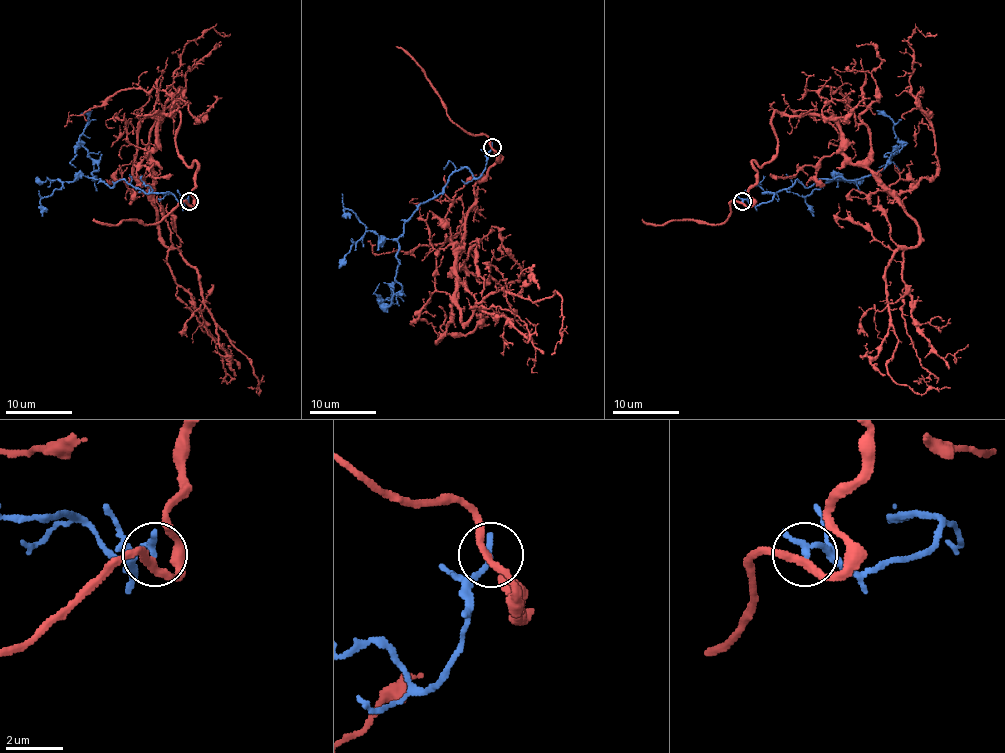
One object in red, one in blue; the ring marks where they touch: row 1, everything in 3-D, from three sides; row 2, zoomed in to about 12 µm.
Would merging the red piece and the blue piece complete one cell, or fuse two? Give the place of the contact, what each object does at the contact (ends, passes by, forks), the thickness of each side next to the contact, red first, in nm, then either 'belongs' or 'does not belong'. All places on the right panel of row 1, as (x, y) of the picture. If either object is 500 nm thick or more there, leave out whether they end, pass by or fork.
place (742, 201); red passes by; blue ends; calibres 260 and 260 nm; does not belong

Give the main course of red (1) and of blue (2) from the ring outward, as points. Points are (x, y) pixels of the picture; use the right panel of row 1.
1: (742, 202), (775, 112), (838, 127), (918, 228), (885, 270), (886, 373), (949, 388)
2: (742, 202), (767, 203), (773, 195), (763, 193), (797, 180), (810, 187), (868, 177), (901, 147), (878, 114)

